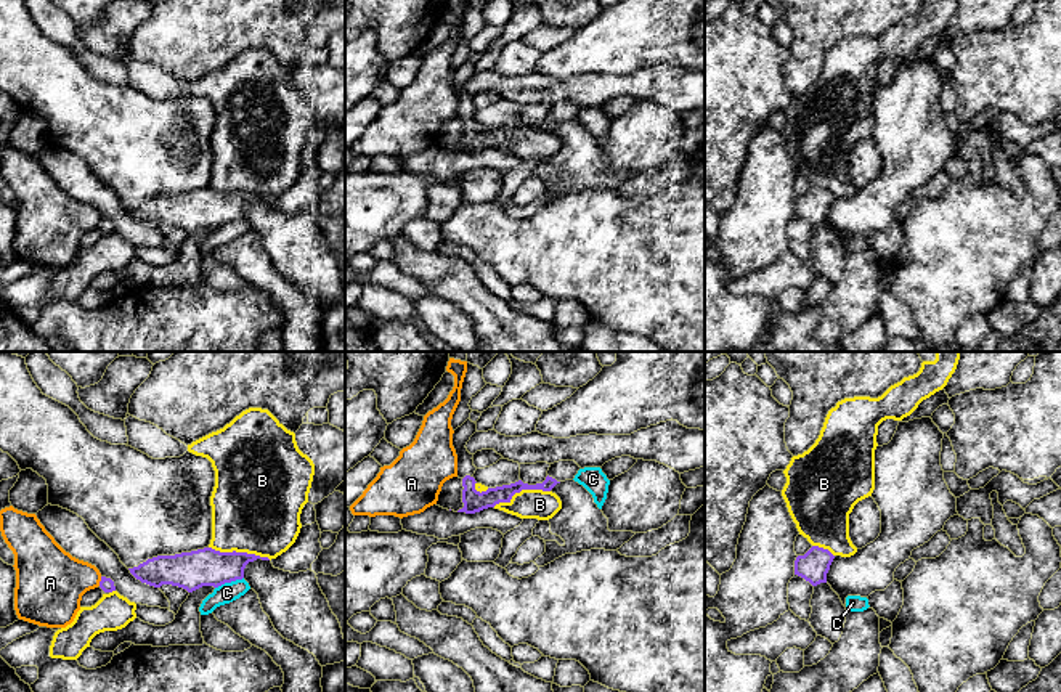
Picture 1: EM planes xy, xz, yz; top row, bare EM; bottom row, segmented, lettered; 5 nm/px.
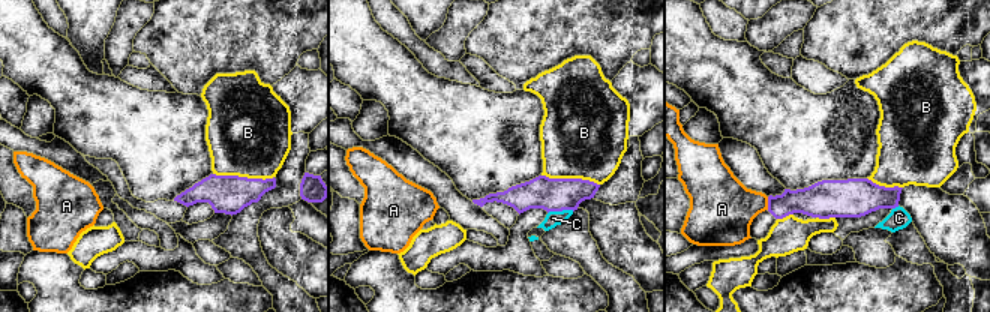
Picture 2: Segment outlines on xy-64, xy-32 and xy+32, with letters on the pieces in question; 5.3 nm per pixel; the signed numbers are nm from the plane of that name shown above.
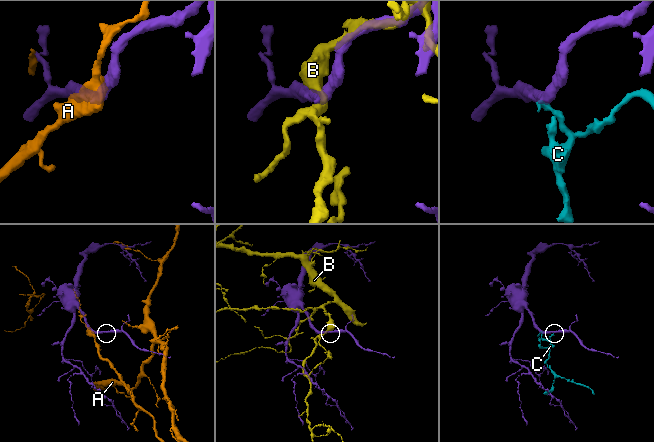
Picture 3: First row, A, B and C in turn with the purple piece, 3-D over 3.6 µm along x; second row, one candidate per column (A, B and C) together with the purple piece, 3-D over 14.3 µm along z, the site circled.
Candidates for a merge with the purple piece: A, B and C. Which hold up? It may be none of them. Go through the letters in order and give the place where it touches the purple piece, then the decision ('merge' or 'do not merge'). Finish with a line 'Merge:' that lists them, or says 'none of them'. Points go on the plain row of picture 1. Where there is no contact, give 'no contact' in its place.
A: contact xy (100, 222); do not merge
B: contact xy (239, 193); do not merge
C: contact xy (228, 222); do not merge
Merge: none of them

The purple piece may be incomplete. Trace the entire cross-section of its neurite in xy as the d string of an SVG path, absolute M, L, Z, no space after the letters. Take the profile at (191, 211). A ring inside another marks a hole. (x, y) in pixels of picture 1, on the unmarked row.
M204 188L175 196L157 196L128 210L149 226L172 225L193 233L202 226L218 228L242 220L246 206L257 199L270 201L247 193L220 193Z

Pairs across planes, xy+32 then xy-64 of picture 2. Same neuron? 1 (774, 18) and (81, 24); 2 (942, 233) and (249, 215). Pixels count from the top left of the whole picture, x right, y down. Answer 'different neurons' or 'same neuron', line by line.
1: different neurons
2: different neurons

